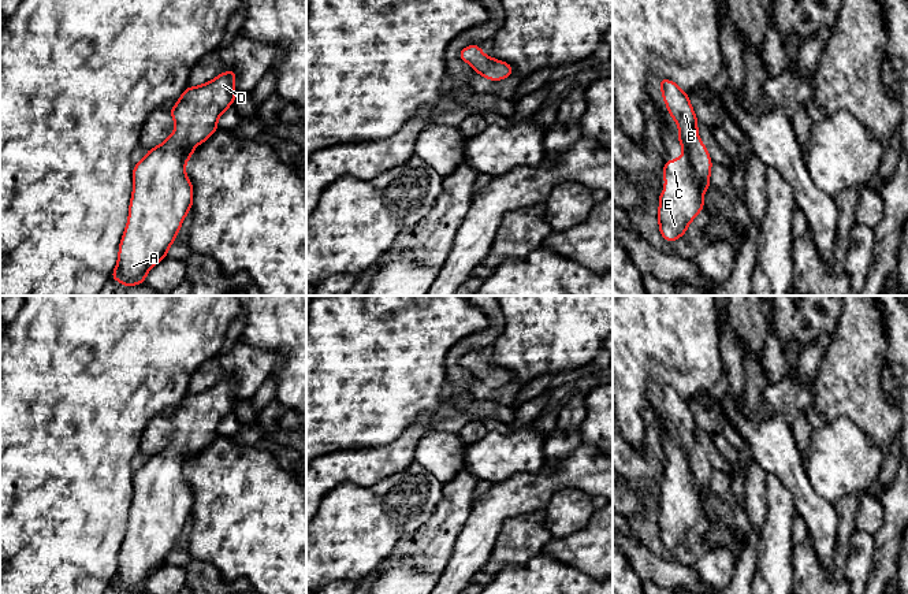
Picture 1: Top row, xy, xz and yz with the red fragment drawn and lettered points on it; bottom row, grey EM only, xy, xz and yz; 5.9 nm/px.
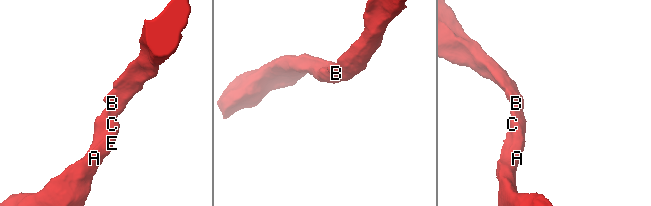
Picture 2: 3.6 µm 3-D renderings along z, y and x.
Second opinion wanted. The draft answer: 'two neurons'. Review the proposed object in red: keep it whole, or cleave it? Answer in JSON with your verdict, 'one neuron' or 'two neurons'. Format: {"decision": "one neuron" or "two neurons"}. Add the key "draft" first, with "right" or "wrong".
{"draft": "wrong", "decision": "one neuron"}

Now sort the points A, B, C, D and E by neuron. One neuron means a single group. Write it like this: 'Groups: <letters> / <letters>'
Groups: A B C D E

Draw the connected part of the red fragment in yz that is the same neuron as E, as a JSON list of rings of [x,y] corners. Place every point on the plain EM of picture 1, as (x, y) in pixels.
[[[658,386],[670,423],[680,432],[677,441],[684,461],[666,467],[665,498],[659,502],[659,538],[665,547],[685,542],[686,534],[704,513],[703,500],[710,495],[712,467],[697,442],[697,426],[689,401],[670,386]]]

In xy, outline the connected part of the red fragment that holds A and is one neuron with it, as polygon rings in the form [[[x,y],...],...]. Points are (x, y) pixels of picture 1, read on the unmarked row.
[[[232,376],[211,389],[186,394],[170,417],[175,438],[133,474],[134,495],[112,587],[126,594],[145,591],[152,573],[167,564],[183,526],[191,516],[193,491],[185,479],[194,453],[217,437],[219,423],[237,401]]]

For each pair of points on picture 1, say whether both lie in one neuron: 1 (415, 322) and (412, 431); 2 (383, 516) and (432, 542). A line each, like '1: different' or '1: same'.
1: different
2: different

